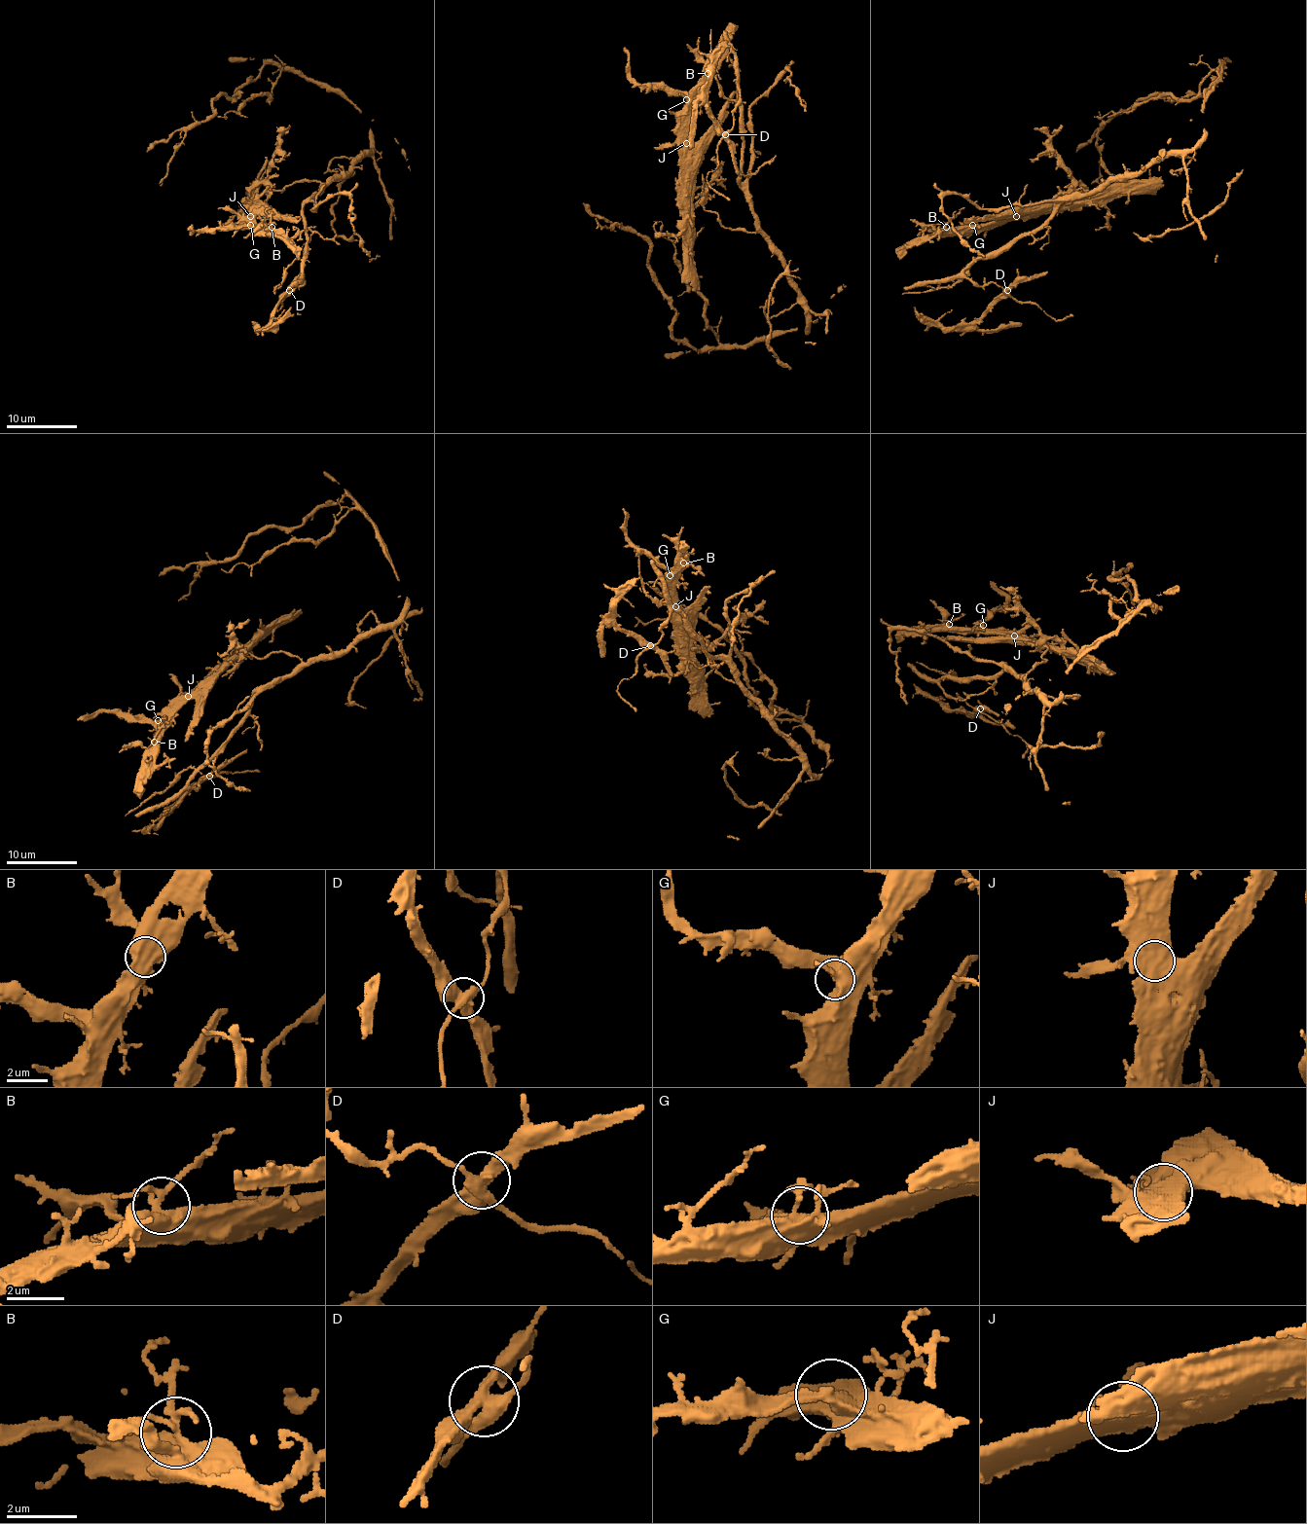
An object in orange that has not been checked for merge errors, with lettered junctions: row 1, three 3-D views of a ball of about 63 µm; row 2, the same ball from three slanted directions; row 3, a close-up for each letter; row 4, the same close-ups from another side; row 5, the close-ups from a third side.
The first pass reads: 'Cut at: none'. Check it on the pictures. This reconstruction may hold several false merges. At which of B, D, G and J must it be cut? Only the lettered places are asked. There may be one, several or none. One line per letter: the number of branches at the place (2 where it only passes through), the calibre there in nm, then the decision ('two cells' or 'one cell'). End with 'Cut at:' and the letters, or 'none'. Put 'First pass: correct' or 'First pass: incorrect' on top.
First pass: incorrect
B: 3 | 360 nm | one cell
D: 4 | 440 nm | two cells
G: 2 | 550 nm | one cell
J: 2 | 750 nm | one cell
Cut at: D

